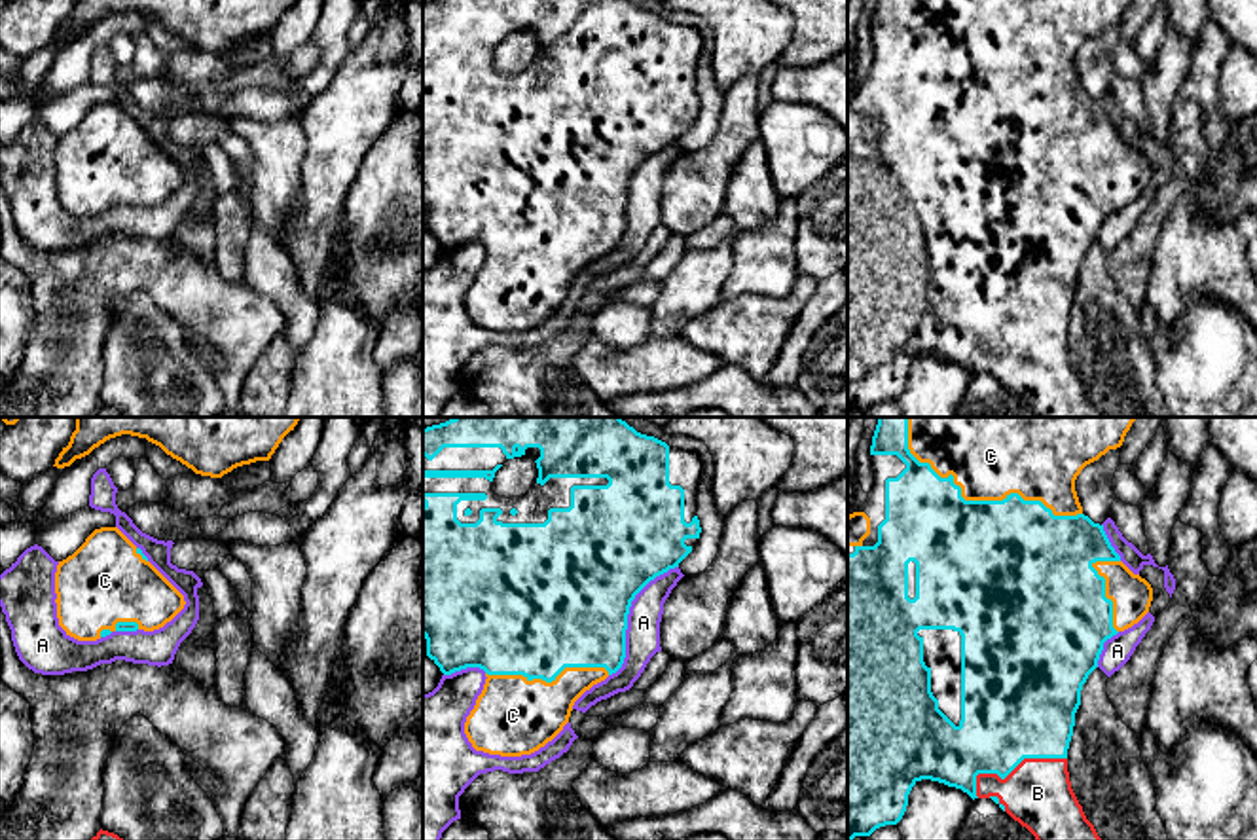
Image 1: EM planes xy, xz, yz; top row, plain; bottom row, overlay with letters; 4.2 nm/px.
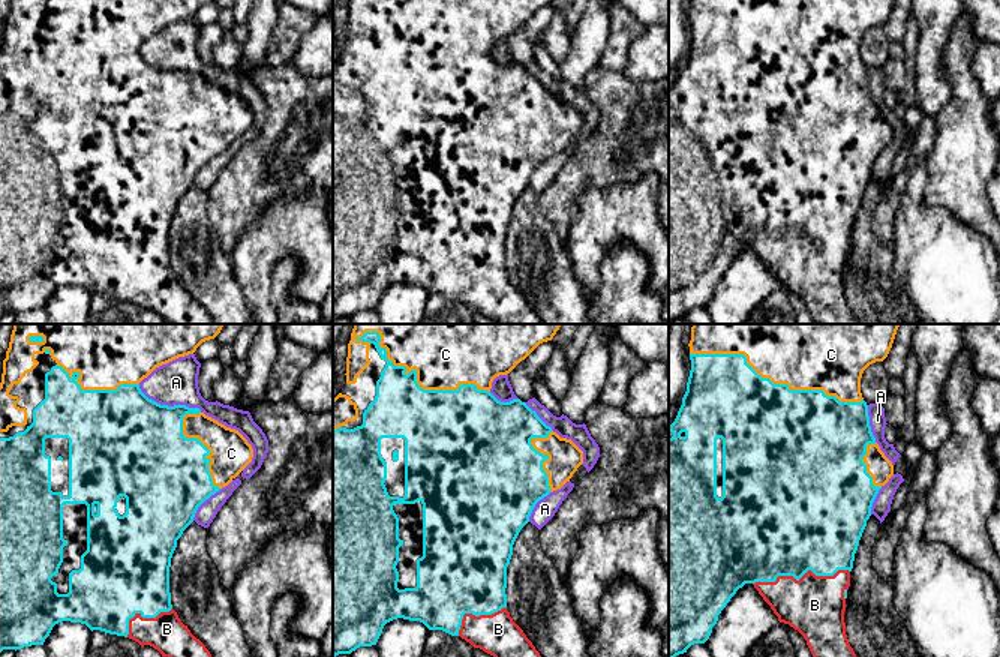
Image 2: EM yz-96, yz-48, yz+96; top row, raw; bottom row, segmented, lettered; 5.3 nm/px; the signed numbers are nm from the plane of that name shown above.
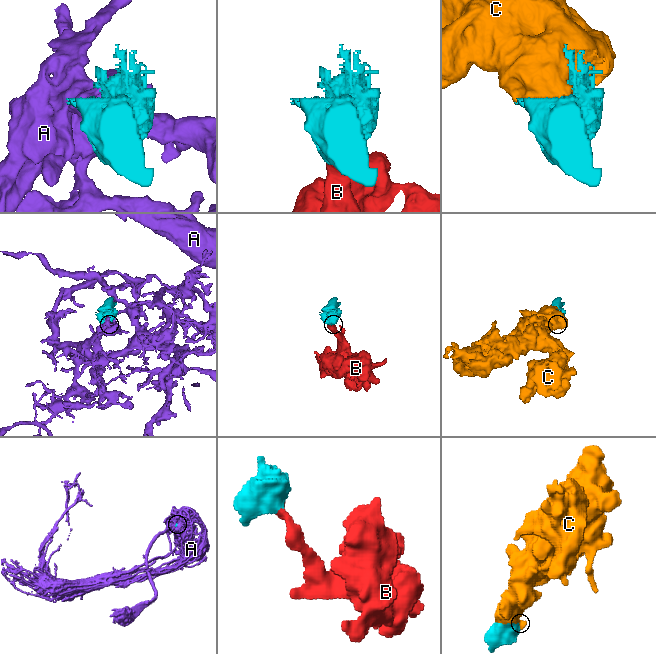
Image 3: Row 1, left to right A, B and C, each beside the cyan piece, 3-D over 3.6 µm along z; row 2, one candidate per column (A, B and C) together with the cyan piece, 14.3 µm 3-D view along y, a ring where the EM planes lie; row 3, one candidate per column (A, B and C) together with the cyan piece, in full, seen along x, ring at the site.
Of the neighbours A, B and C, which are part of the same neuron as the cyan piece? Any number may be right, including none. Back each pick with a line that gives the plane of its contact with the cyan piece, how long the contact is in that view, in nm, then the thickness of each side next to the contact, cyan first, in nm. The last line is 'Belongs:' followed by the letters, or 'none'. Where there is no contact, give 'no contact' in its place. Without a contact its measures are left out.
B: yz | 420 nm | 420/300 nm
C: yz | 850 nm | 500/320 nm
Belongs: B, C

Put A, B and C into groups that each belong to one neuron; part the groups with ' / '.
A / B C

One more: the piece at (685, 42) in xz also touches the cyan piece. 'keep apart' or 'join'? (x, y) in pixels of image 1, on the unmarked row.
join

